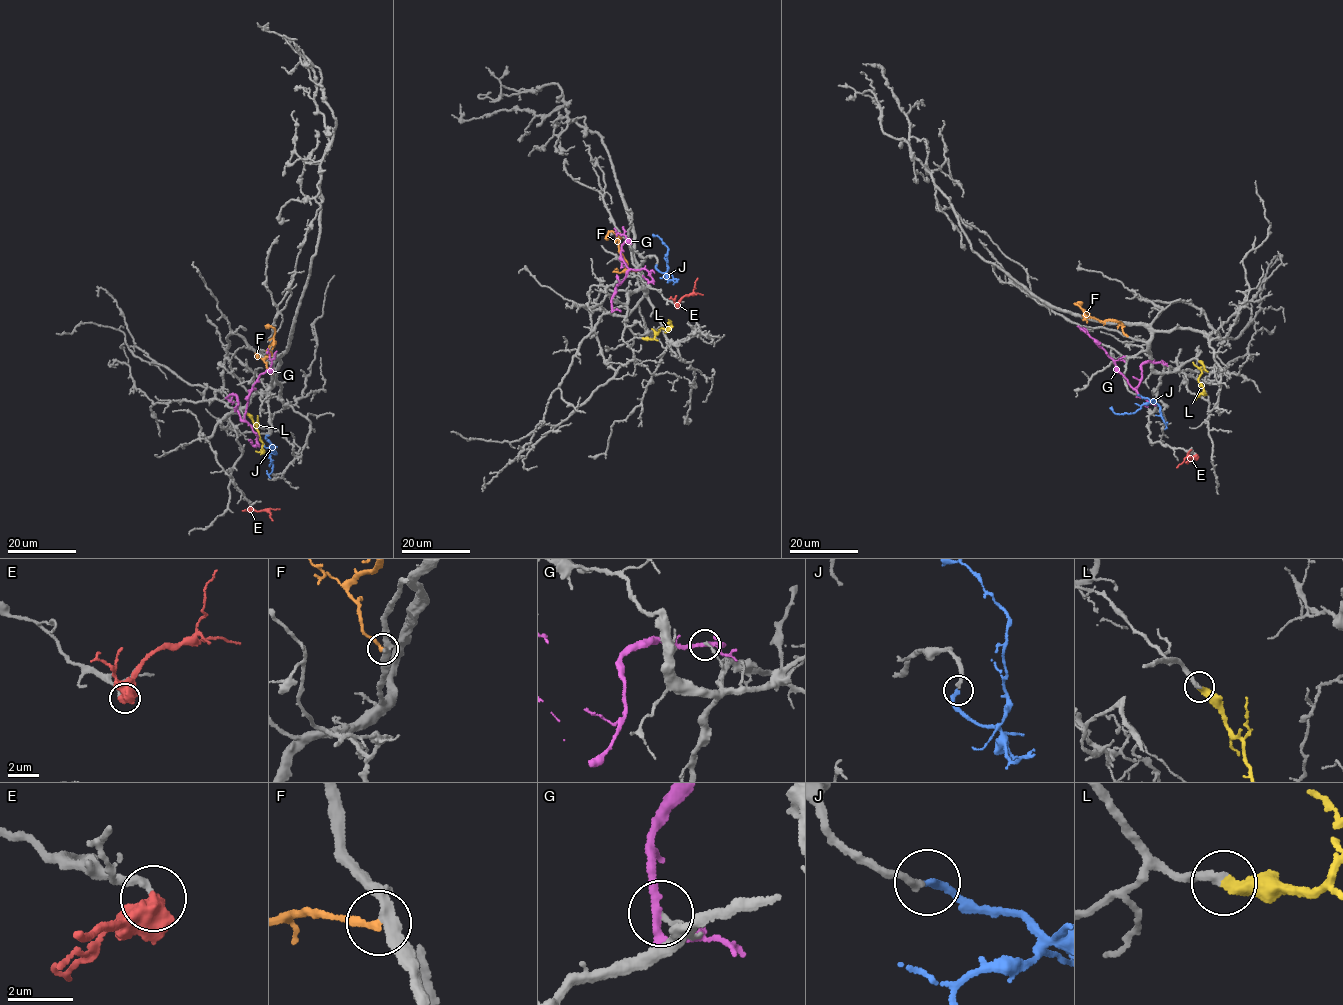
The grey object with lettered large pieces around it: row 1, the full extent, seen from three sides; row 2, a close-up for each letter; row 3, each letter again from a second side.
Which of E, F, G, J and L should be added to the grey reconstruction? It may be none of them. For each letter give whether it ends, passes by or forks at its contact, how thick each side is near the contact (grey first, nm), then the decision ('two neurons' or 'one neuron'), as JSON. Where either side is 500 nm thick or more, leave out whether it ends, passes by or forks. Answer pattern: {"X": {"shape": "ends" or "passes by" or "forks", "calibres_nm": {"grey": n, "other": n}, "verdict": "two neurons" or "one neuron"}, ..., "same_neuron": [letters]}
{"E": {"calibres_nm": {"grey": 260, "other": 700}, "verdict": "two neurons"}, "F": {"shape": "ends", "calibres_nm": {"grey": 320, "other": 240}, "verdict": "two neurons"}, "G": {"shape": "forks", "calibres_nm": {"grey": 160, "other": 200}, "verdict": "two neurons"}, "J": {"shape": "ends", "calibres_nm": {"grey": 240, "other": 240}, "verdict": "one neuron"}, "L": {"shape": "ends", "calibres_nm": {"grey": 280, "other": 400}, "verdict": "one neuron"}, "same_neuron": ["J", "L"]}

